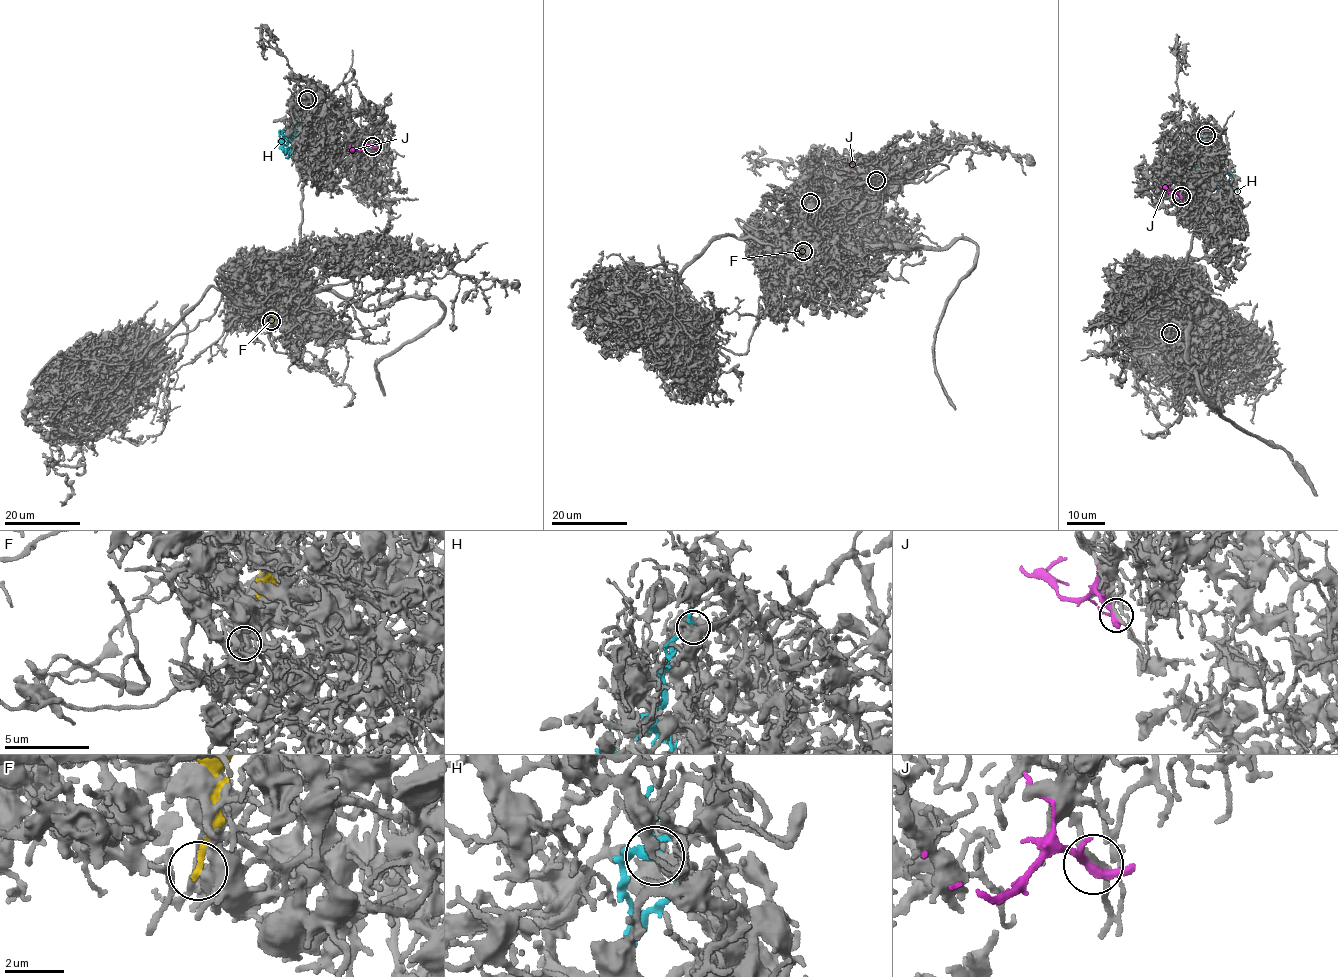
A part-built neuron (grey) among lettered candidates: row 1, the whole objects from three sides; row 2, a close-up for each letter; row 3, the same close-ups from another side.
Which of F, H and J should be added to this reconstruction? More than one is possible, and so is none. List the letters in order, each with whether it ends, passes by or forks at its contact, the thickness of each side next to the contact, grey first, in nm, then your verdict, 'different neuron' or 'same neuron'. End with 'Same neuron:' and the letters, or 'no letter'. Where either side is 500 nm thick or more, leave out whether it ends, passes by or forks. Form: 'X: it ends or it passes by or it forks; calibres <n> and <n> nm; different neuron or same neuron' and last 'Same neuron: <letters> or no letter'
F: it ends; calibres 480 and 240 nm; different neuron
H: it passes by; calibres 280 and 280 nm; same neuron
J: it passes by; calibres 150 and 320 nm; different neuron
Same neuron: H

